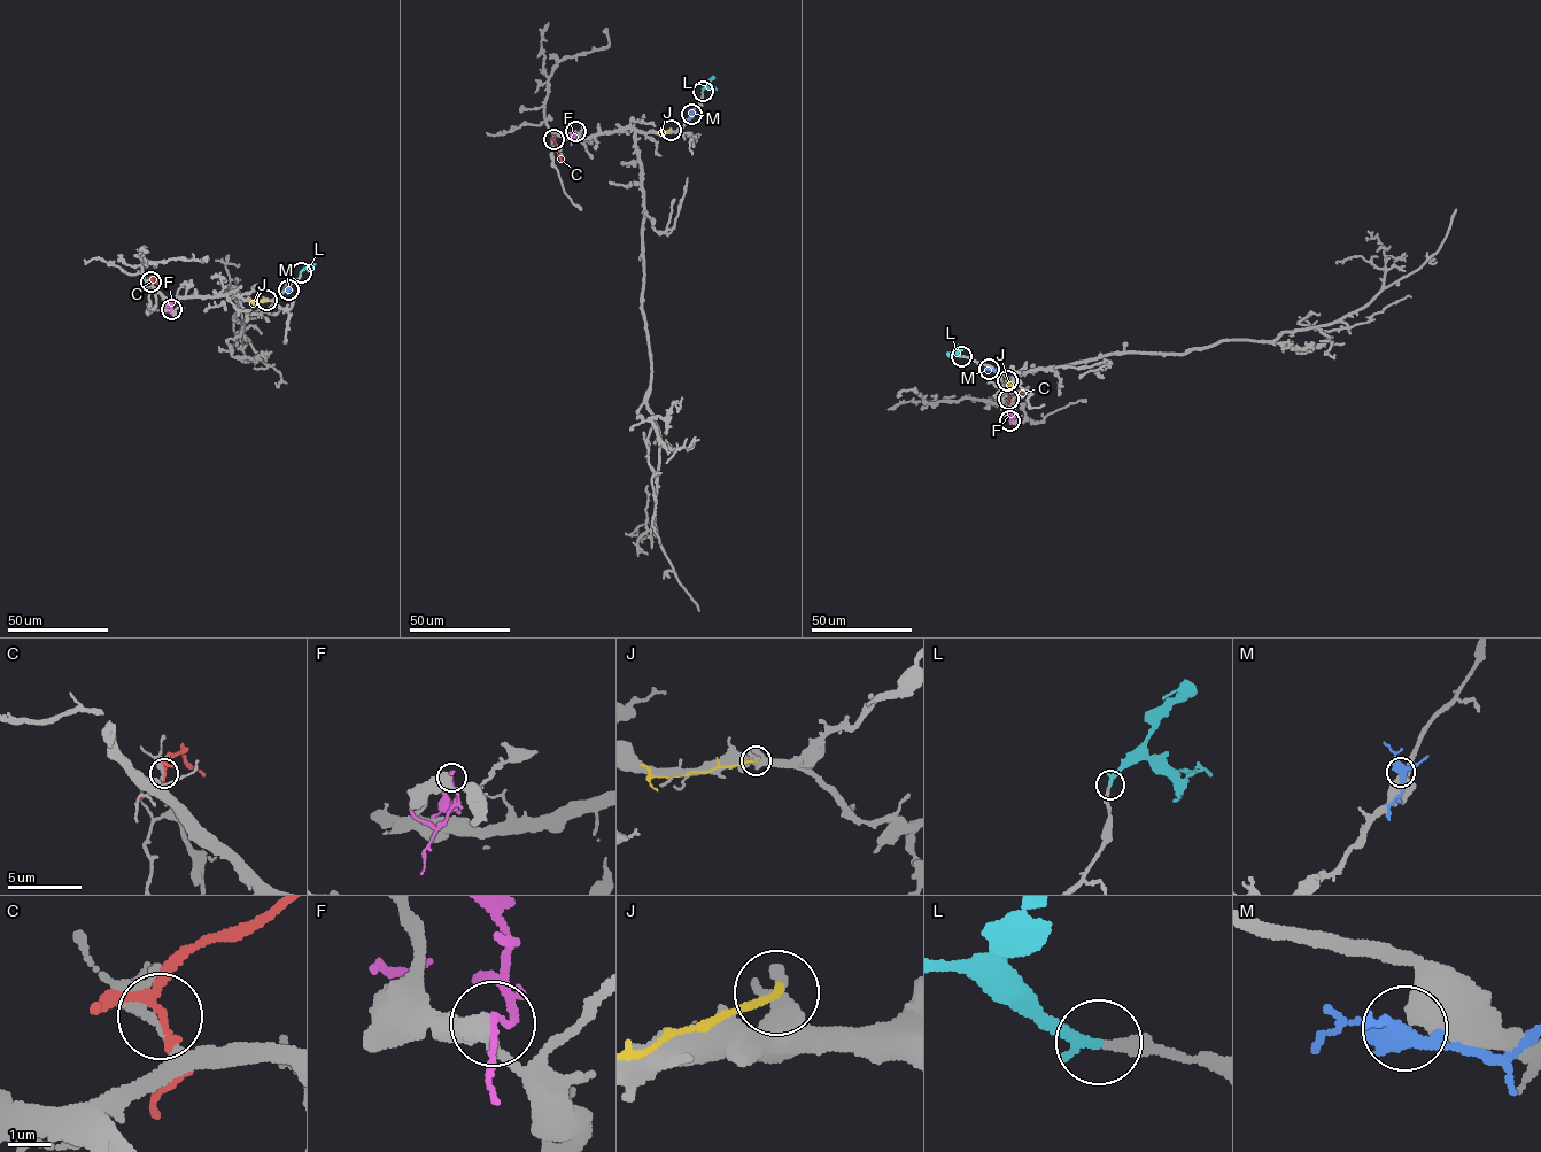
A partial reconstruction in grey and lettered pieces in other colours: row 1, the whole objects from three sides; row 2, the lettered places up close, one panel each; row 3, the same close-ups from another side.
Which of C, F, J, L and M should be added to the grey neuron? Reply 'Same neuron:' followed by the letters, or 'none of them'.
Same neuron: L

